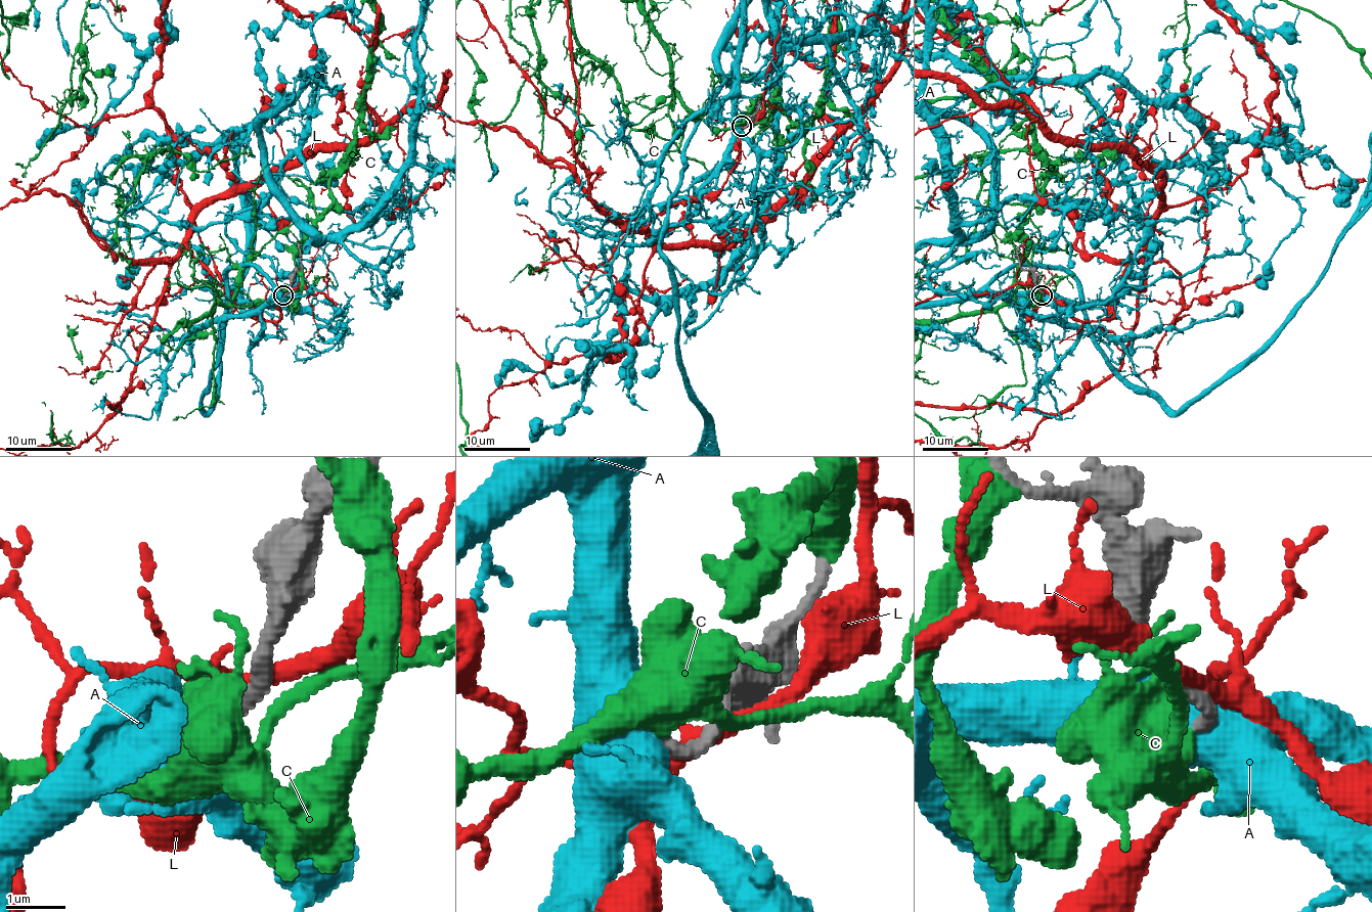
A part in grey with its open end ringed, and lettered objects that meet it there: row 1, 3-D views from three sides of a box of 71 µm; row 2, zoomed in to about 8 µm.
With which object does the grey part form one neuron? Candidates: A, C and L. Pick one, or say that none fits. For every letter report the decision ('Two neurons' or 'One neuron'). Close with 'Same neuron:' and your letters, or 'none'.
A: One neuron
C: Two neurons
L: Two neurons
Same neuron: A

